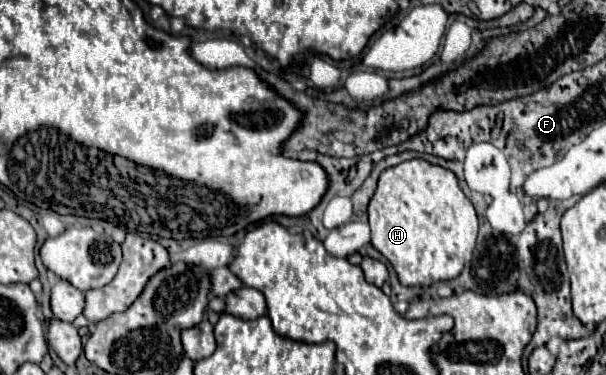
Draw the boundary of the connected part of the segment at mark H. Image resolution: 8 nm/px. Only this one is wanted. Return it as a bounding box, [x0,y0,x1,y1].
[368,158,476,286]

